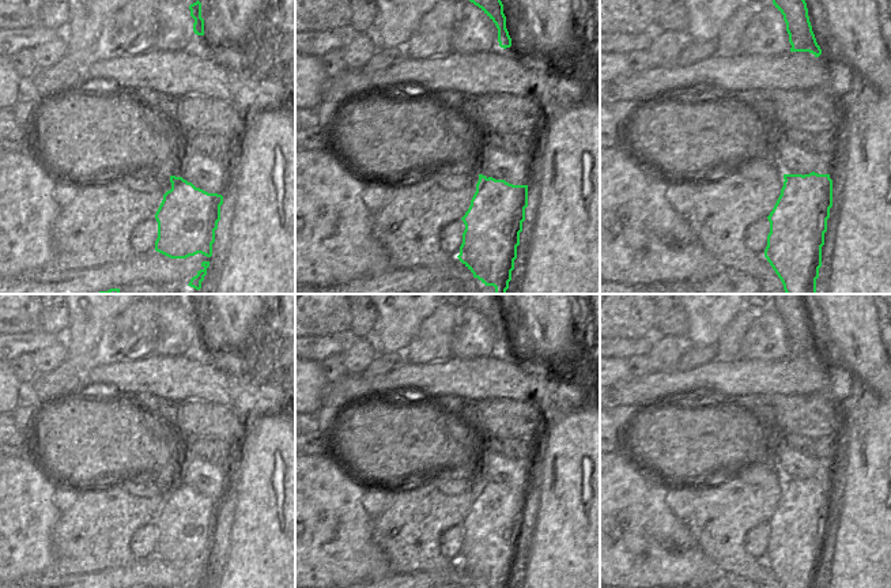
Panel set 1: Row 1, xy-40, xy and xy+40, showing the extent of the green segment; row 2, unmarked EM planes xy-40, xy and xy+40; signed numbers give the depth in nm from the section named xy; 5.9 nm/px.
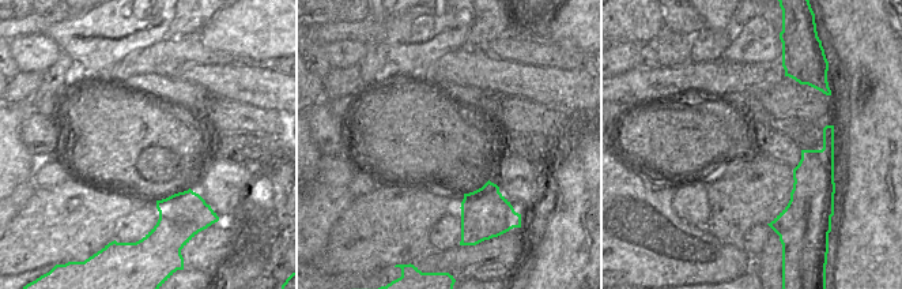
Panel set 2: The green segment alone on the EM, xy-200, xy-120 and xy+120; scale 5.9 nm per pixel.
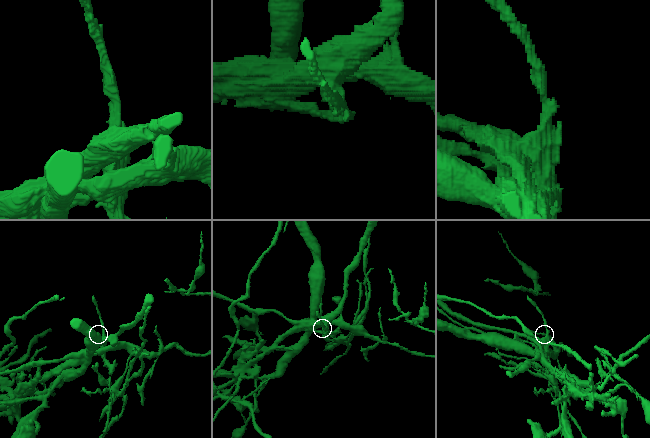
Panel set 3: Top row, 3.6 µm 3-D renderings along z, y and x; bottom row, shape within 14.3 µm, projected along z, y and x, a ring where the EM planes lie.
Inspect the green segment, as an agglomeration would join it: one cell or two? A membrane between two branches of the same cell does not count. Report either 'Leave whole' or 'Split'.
Split.

